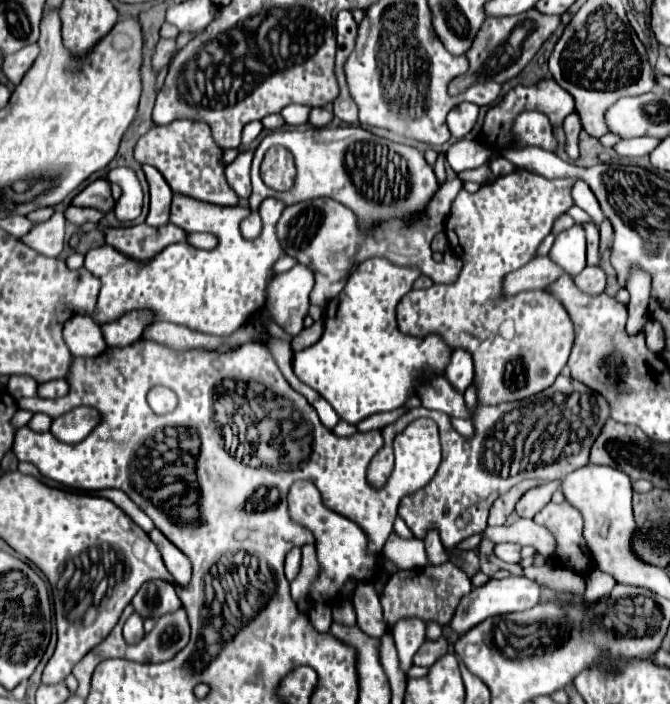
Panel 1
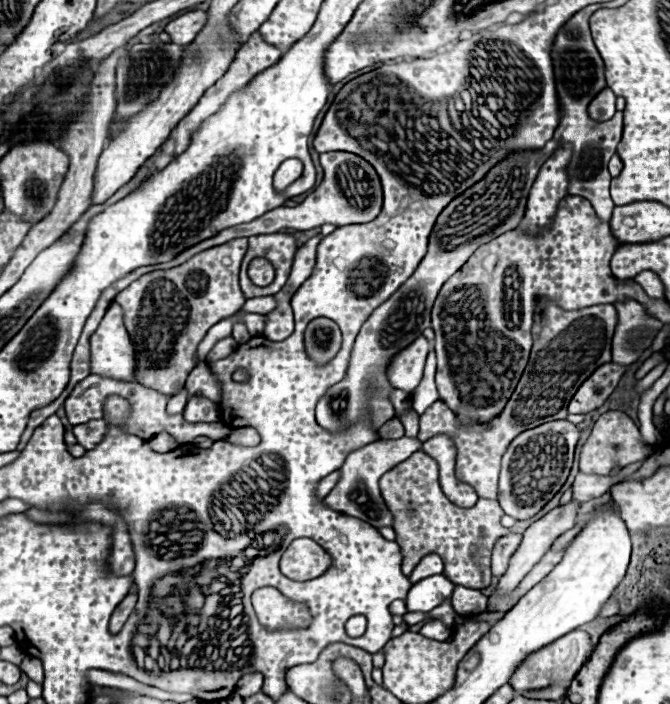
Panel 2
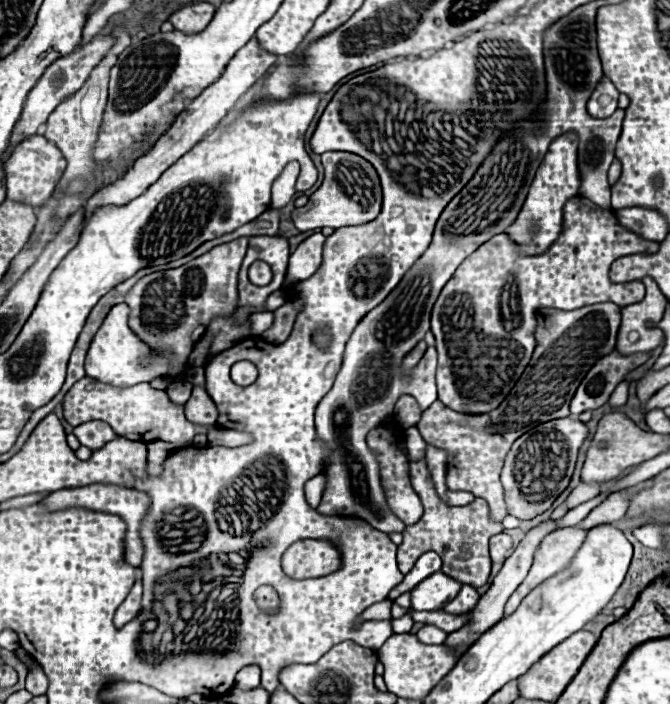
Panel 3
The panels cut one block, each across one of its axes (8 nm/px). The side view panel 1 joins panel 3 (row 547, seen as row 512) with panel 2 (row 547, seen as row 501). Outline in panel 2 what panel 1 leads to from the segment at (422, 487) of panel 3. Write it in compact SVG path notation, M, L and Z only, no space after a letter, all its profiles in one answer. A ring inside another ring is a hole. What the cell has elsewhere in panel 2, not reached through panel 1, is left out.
M418 450L408 460L392 468L380 478L380 494L394 518L396 542L400 544L406 560L402 574L410 576L418 560L428 554L438 554L446 566L446 578L458 586L482 590L490 586L490 556L498 538L508 536L510 530L500 526L500 508L496 500L480 498L474 508L458 508L446 500L438 484L438 462L426 452Z

